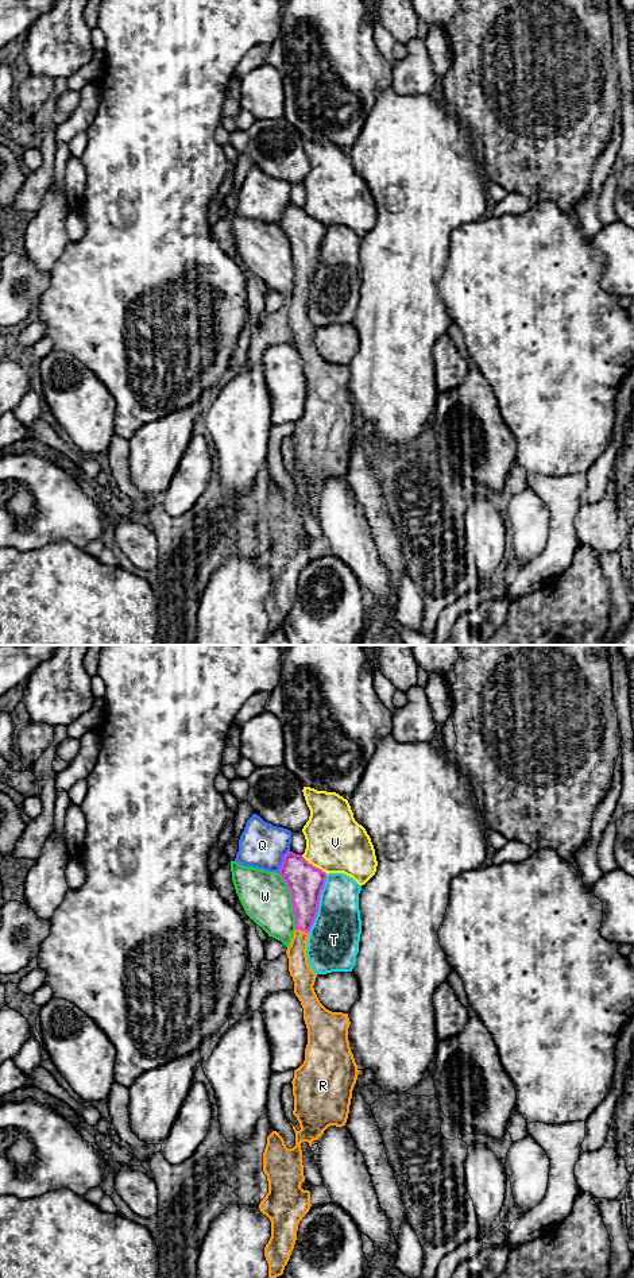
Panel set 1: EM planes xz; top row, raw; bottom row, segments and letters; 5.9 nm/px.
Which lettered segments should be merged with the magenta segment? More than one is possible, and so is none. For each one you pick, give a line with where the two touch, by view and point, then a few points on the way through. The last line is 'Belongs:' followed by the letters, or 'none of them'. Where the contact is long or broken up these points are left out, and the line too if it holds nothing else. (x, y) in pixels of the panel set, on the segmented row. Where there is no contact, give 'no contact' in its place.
R: contact xz (302, 930); way xz (305, 888), (302, 930), (300, 937), (300, 970)
Belongs: R

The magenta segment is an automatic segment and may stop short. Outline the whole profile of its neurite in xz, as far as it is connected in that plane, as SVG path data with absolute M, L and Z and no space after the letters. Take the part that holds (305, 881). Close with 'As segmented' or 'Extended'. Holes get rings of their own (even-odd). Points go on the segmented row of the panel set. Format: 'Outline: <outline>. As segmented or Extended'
Outline: M289 852L283 858L279 874L290 889L295 915L295 931L286 954L289 958L289 972L294 981L294 993L304 1008L308 1045L305 1049L305 1061L294 1070L294 1078L291 1081L294 1096L293 1115L301 1127L297 1131L293 1126L295 1146L287 1148L279 1132L272 1131L267 1136L267 1144L263 1152L263 1171L267 1175L268 1193L260 1201L259 1209L271 1221L271 1238L264 1247L268 1278L277 1278L283 1274L297 1240L298 1224L312 1206L310 1192L301 1188L301 1184L305 1181L301 1143L308 1142L312 1147L312 1142L318 1140L328 1127L345 1126L352 1090L359 1074L348 1040L348 1028L351 1024L348 1013L332 1012L320 1003L313 988L317 974L310 969L306 955L309 931L318 912L320 896L326 881L326 873L309 864L301 854Z. Extended

